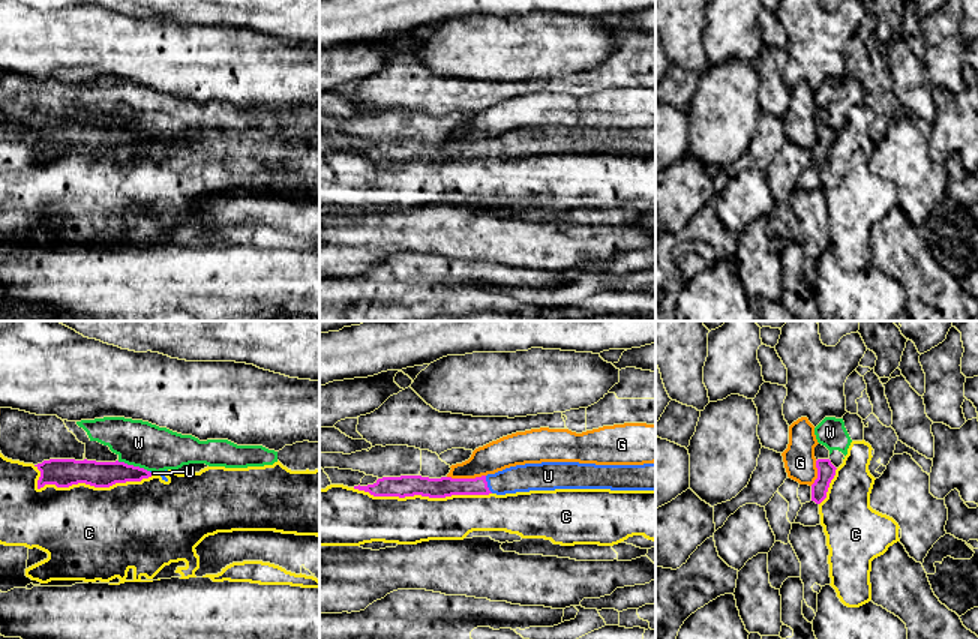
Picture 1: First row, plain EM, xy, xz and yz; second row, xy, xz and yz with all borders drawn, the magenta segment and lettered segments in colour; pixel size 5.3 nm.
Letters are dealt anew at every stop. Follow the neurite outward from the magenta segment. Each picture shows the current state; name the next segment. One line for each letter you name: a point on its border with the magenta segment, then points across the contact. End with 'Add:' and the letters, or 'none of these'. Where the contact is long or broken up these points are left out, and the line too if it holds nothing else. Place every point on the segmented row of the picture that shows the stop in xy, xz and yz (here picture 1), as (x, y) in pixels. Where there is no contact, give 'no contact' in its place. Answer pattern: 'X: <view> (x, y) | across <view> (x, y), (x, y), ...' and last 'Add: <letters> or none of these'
U: xz (486, 485) | across xz (446, 486), (486, 485), (527, 477)
Add: U

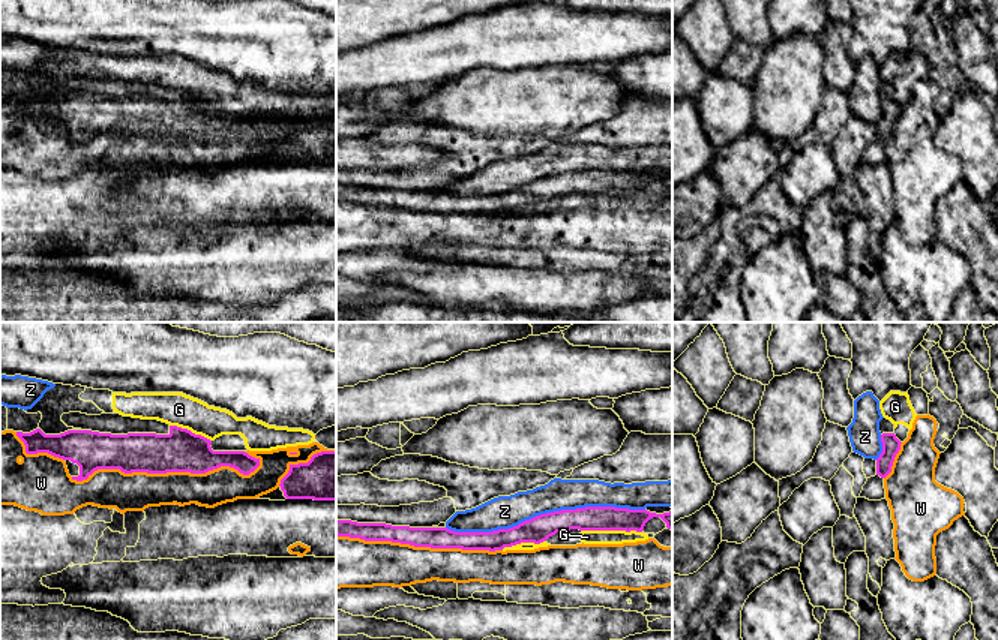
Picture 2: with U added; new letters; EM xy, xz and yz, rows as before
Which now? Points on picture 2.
Add: none of these

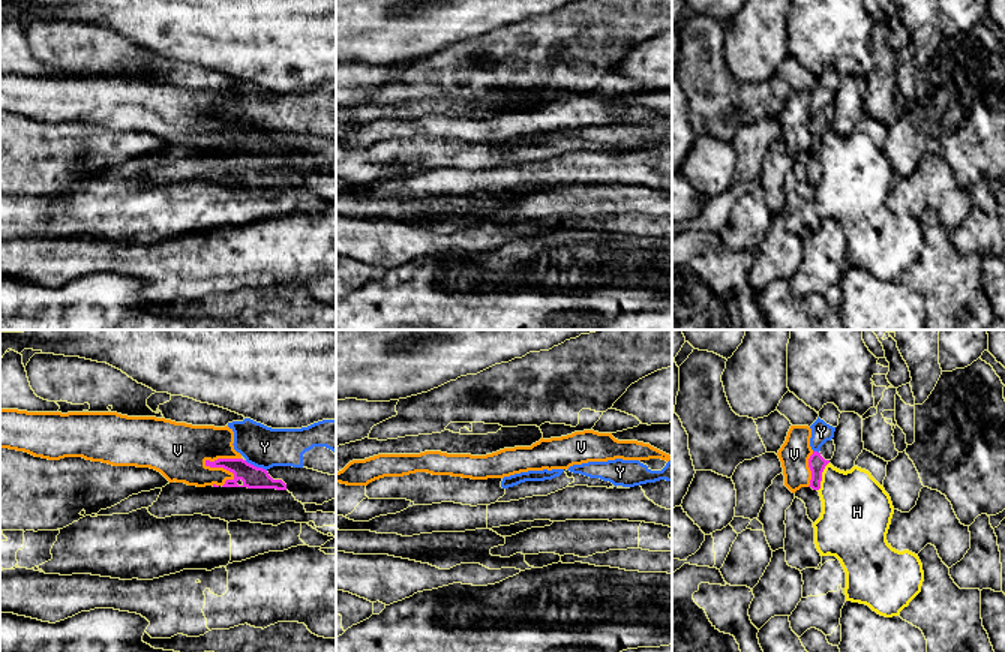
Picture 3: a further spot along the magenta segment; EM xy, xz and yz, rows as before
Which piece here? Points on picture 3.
Add: none of these

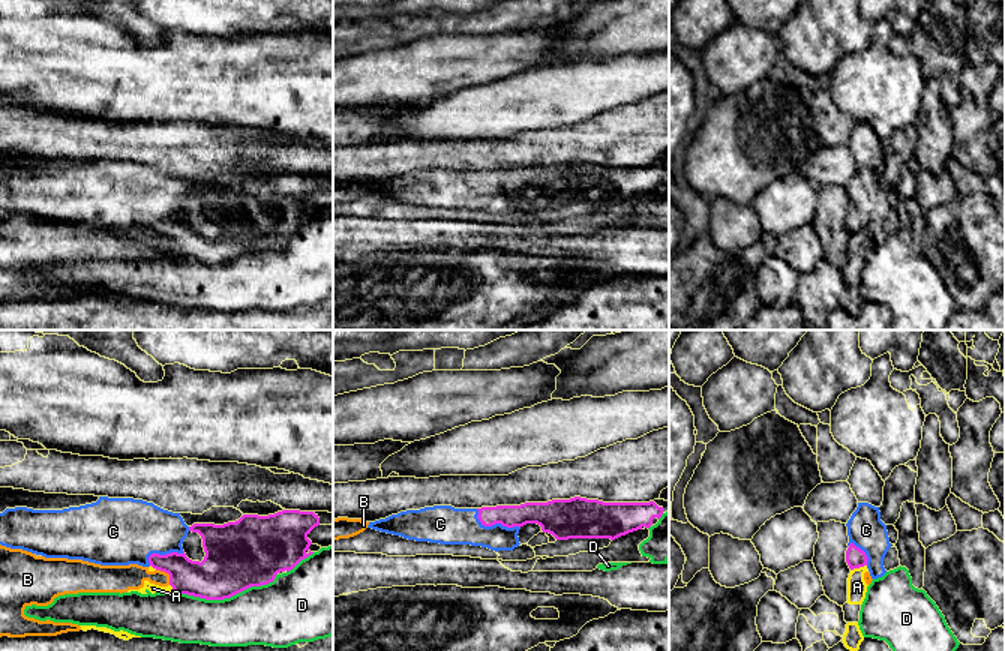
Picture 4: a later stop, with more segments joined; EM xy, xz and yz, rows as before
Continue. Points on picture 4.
C: xz (494, 524) | across xz (539, 513), (524, 513), (494, 524), (447, 525)
Add: C

